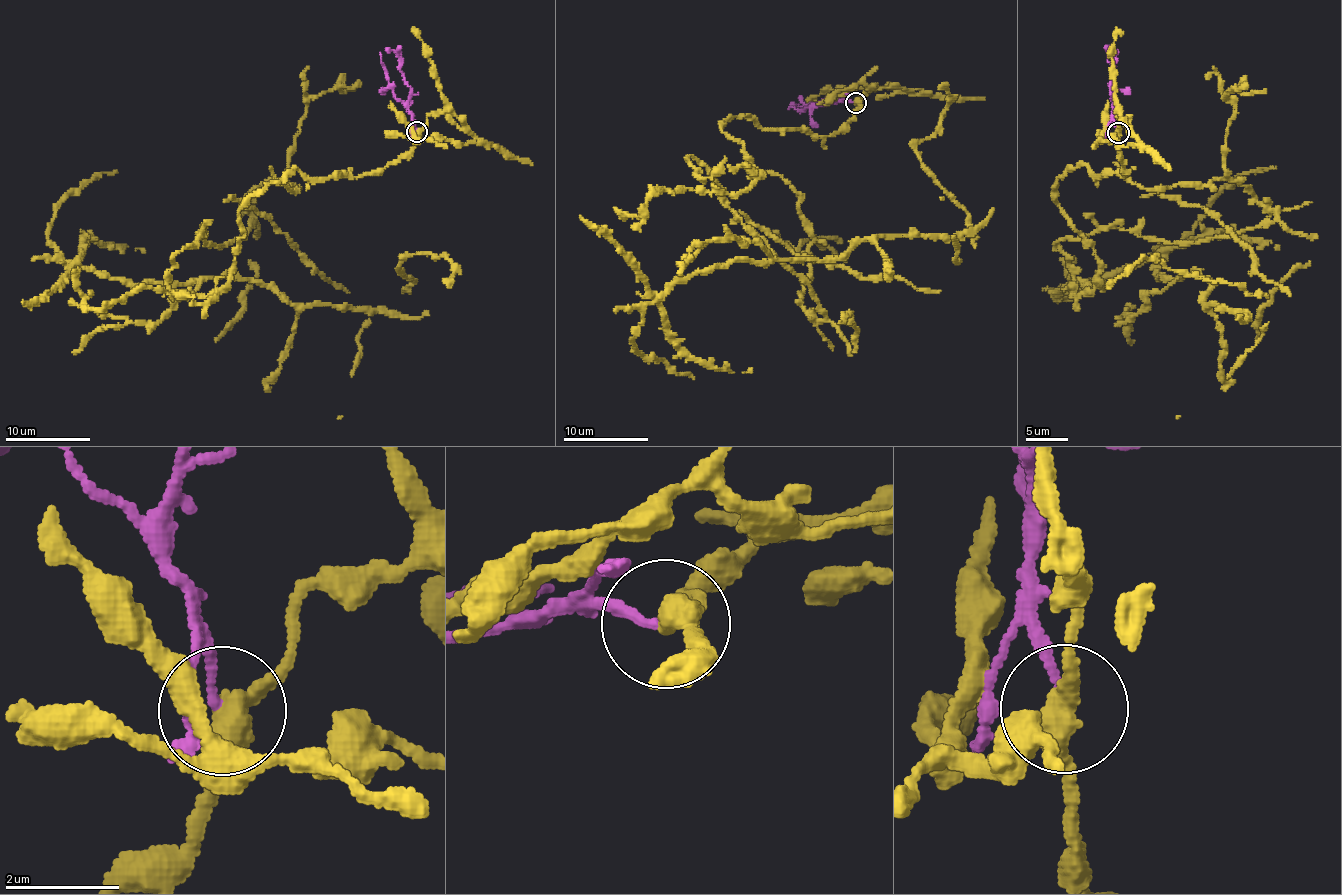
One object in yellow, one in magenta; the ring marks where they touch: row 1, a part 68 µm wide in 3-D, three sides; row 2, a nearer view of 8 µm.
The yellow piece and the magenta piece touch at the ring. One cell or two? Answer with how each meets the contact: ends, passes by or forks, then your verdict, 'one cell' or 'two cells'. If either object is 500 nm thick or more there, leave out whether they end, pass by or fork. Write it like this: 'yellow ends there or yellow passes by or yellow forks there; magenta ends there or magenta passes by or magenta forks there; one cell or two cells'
yellow passes by; magenta ends there; two cells

